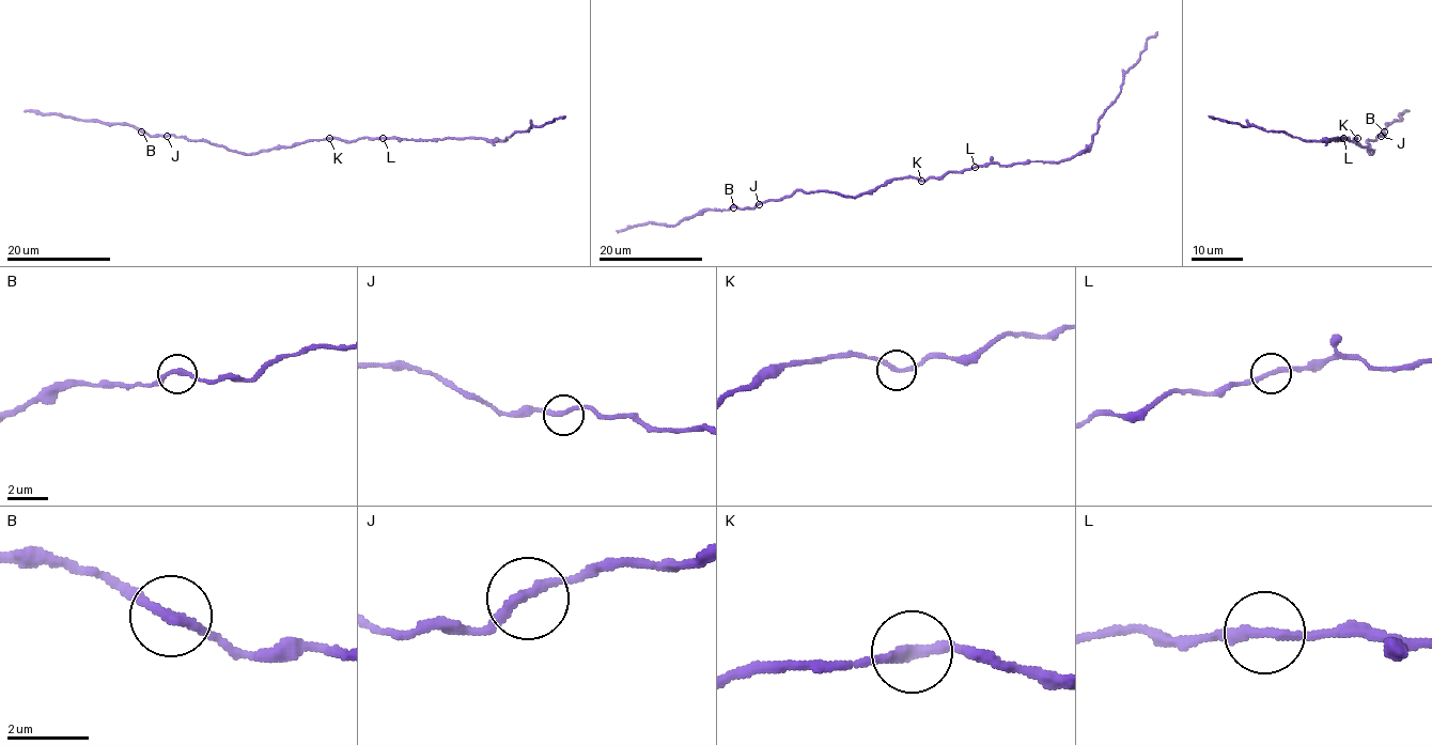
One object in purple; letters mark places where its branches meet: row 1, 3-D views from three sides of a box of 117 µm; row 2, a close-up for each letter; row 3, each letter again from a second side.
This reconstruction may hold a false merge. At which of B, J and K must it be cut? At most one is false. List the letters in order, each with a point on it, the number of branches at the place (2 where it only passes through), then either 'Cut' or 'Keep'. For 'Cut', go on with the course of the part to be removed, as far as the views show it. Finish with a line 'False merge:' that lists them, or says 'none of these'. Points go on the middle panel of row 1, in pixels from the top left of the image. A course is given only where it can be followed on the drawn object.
B: Place: (733, 207). Branches: 2. Keep
J: Place: (759, 204). Branches: 2. Keep
K: Place: (921, 181). Branches: 2. Keep
False merge: none of these

